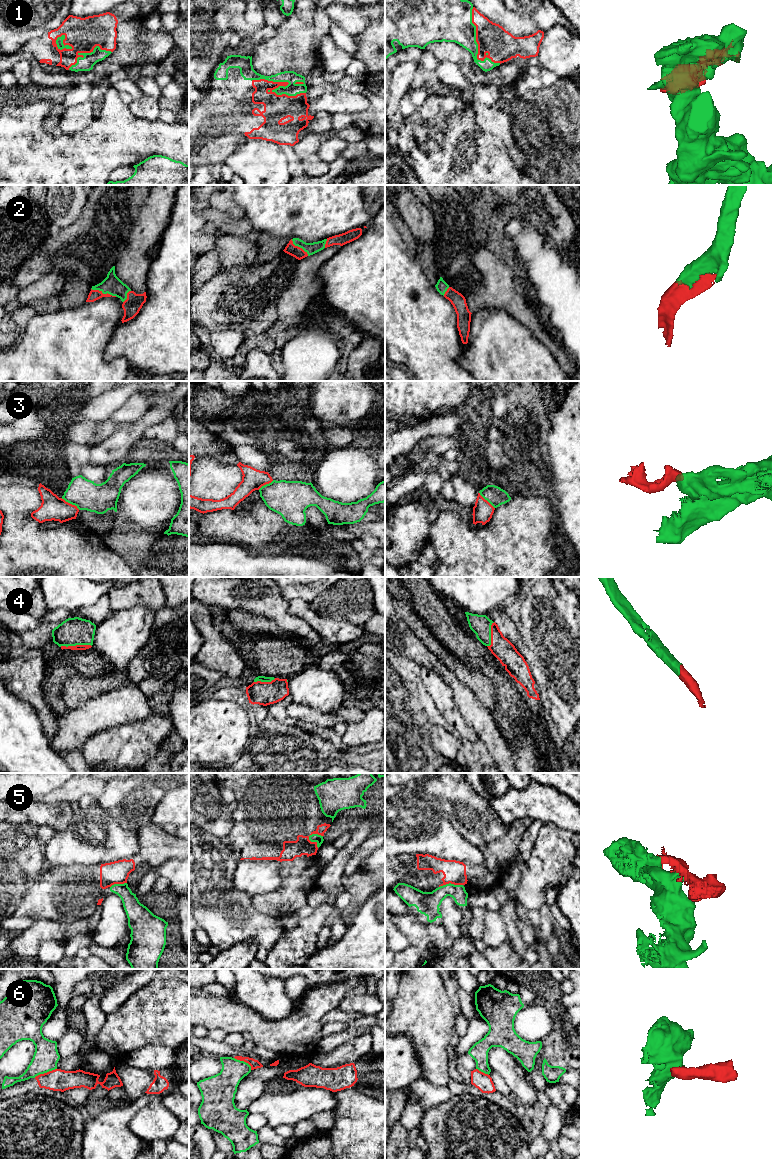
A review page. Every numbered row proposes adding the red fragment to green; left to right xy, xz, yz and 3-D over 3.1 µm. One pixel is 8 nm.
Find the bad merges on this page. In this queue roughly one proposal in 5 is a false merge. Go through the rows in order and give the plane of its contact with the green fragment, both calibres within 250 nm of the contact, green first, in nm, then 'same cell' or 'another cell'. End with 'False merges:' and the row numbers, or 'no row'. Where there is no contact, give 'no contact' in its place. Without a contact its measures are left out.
1: contact in xz; calibres 110 and 200 nm; same cell
2: contact in xy; calibres 150 and 90 nm; same cell
3: contact in xy; calibres 240 and 190 nm; another cell
4: contact in xy; calibres 220 and 50 nm; same cell
5: contact in xz; calibres 70 and 140 nm; another cell
6: contact in xy; calibres 200 and 180 nm; another cell
False merges: 3, 5, 6

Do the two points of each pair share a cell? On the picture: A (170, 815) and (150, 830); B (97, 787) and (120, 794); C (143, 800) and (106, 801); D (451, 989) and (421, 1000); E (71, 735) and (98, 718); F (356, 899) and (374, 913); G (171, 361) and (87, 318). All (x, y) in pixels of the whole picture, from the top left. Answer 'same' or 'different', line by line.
A: different
B: different
C: same
D: different
E: same
F: different
G: different

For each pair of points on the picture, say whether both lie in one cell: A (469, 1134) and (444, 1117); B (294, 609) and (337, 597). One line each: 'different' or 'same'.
A: same
B: different

